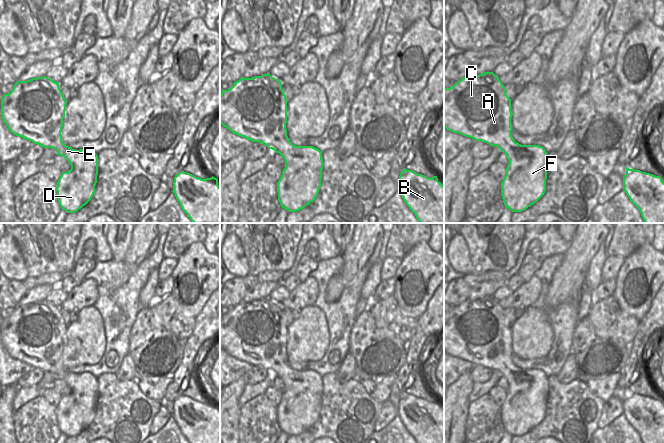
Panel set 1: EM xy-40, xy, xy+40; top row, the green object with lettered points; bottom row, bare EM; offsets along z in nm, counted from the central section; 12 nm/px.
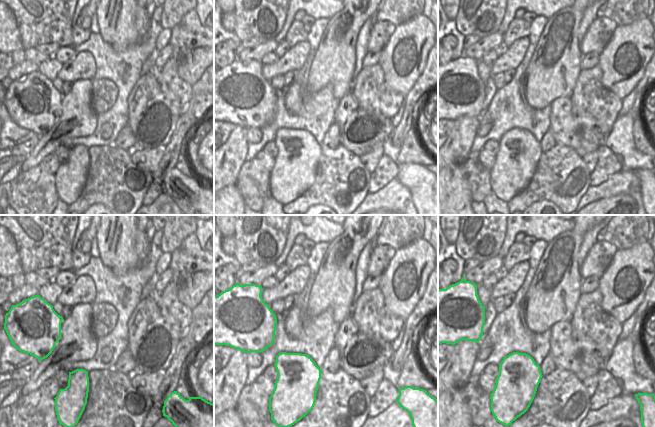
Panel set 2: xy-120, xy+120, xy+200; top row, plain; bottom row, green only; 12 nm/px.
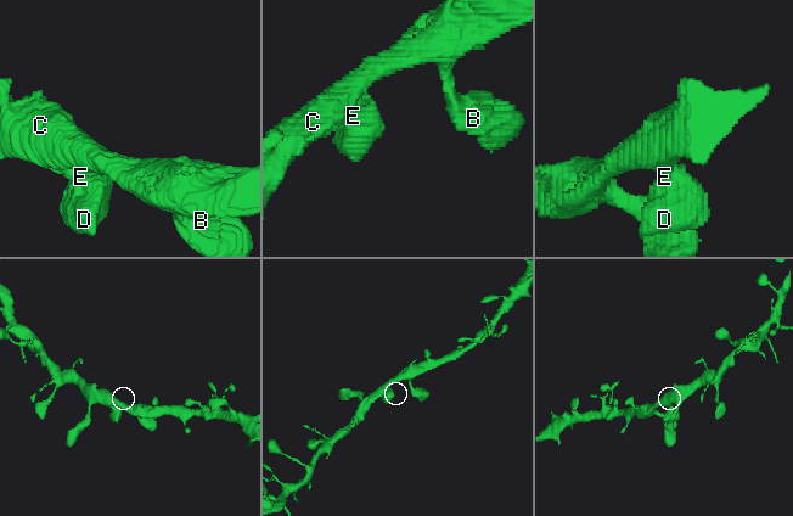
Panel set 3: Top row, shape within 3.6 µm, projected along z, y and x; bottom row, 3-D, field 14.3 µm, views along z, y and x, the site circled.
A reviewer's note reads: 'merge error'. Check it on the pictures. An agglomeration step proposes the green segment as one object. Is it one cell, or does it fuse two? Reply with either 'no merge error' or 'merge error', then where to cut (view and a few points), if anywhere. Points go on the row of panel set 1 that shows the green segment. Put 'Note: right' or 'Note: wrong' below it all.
no merge error | no cut
Note: wrong

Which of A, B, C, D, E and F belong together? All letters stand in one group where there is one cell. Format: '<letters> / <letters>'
A B C D E F

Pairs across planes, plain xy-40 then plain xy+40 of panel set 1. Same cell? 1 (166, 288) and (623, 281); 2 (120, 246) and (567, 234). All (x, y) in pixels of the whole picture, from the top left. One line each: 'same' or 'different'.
1: different
2: same

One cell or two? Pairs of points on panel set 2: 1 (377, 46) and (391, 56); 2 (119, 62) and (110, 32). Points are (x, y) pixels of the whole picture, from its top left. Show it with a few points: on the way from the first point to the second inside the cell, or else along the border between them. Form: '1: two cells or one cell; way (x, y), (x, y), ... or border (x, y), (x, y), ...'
1: two cells; border (395, 30), (380, 51)
2: two cells; border (99, 33), (117, 51), (123, 51), (137, 42)

